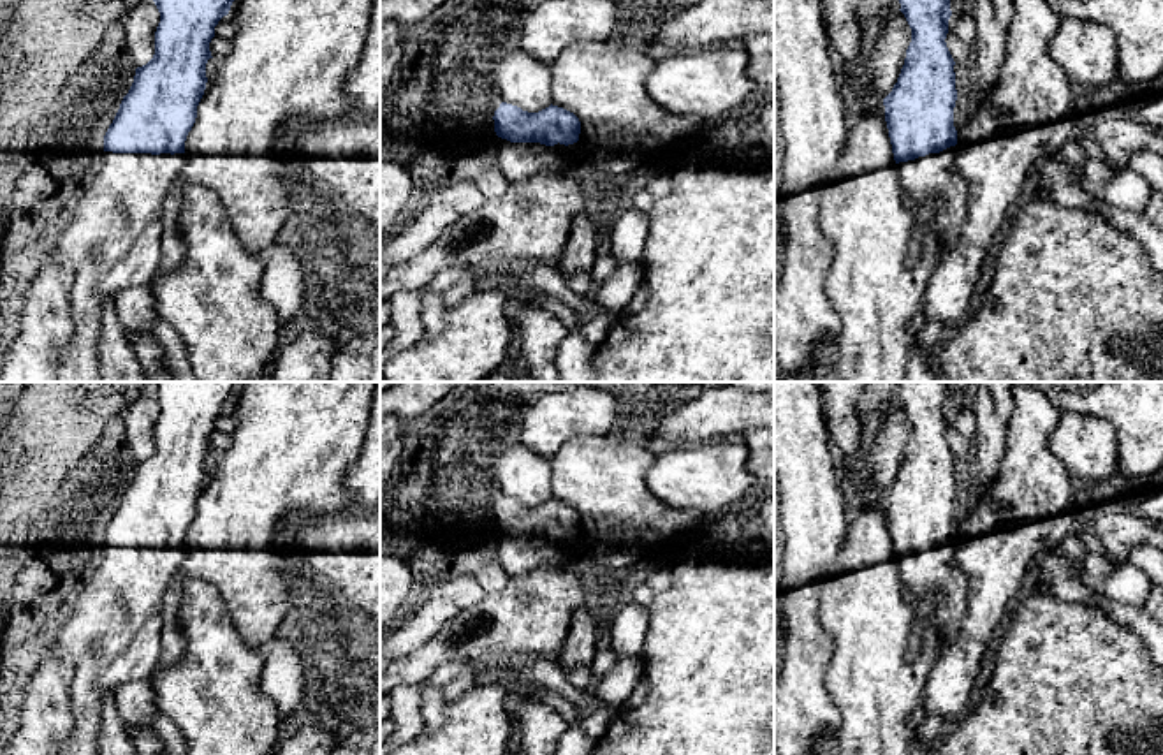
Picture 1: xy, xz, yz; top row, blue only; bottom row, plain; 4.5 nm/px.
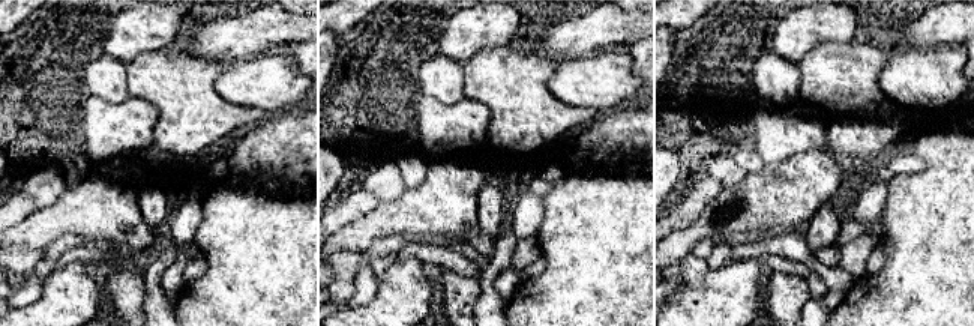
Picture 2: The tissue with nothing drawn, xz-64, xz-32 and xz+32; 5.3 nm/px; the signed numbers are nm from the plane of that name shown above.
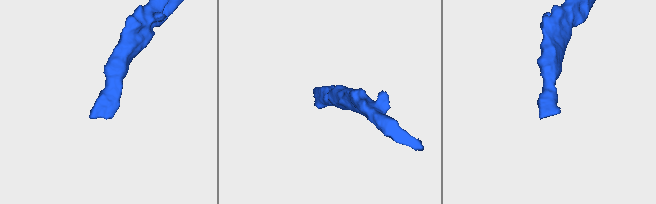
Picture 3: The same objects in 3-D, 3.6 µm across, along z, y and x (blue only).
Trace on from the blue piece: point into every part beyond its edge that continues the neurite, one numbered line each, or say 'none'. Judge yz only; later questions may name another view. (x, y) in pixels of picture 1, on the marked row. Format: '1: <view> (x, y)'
1: yz (931, 178)

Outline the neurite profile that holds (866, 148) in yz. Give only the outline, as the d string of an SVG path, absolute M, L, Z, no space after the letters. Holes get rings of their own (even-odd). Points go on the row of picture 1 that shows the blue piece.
M885 116L850 120L834 176L820 187L818 227L834 248L825 292L841 320L841 382L906 382L913 350L908 324L938 264L934 204L911 209L903 199ZM915 231L922 232L922 257L911 264Z

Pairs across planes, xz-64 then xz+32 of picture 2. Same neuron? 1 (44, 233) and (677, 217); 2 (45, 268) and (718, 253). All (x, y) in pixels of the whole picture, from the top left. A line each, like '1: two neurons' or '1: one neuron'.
1: two neurons
2: one neuron

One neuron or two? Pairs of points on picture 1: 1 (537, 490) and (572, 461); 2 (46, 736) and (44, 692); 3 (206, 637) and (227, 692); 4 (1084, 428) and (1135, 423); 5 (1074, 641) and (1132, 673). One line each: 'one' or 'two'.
1: two
2: one
3: one
4: two
5: one

